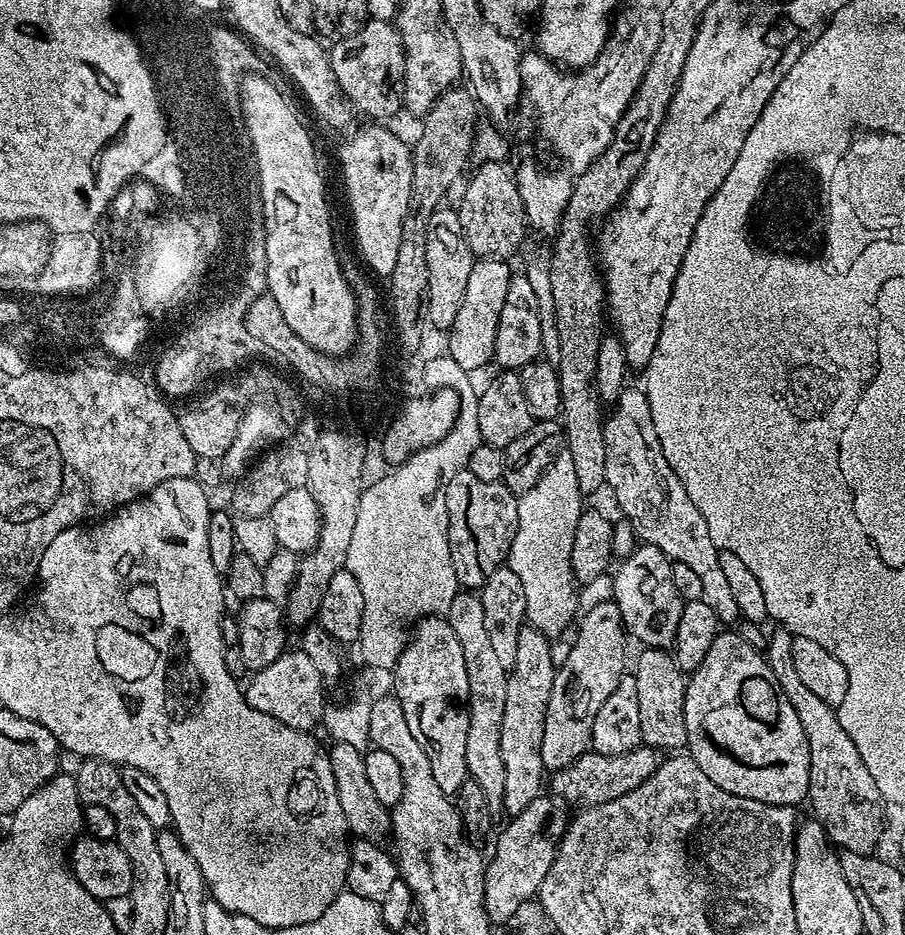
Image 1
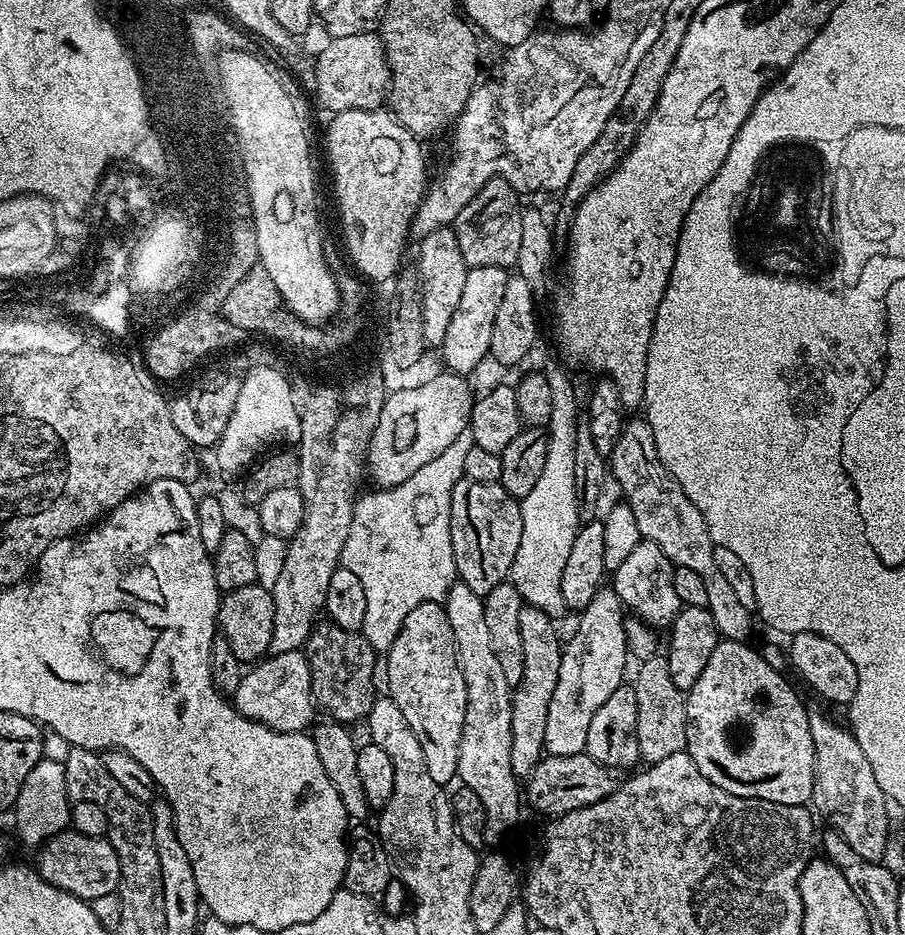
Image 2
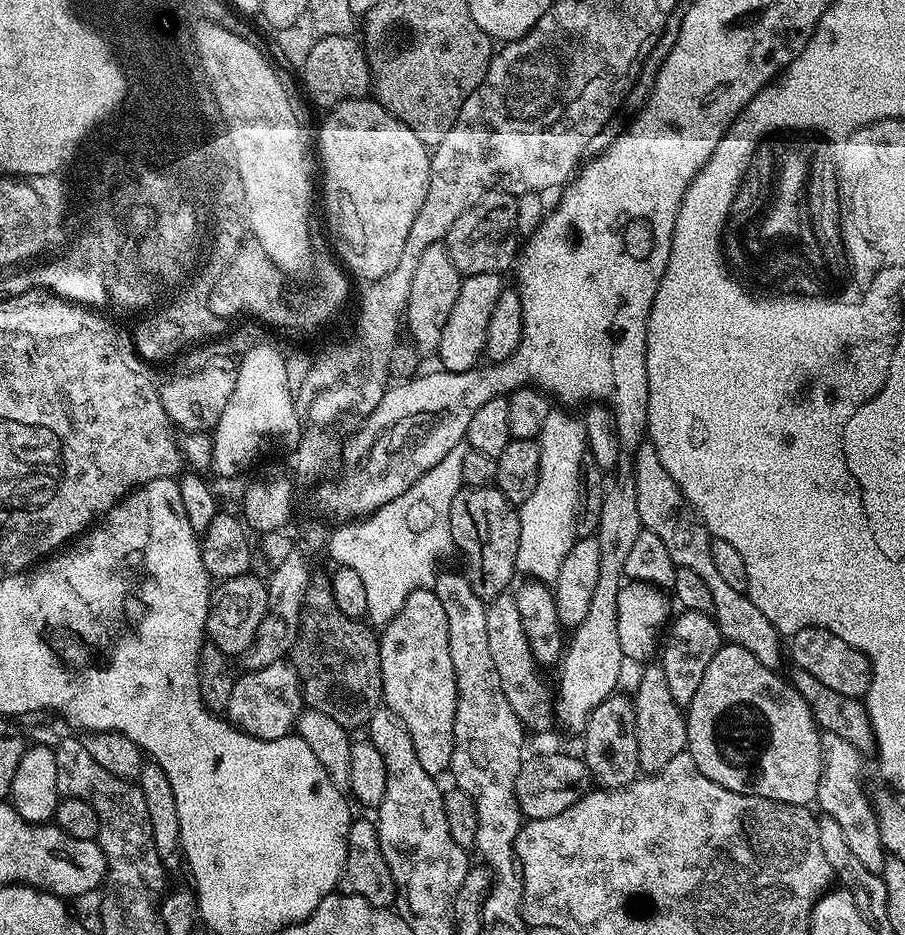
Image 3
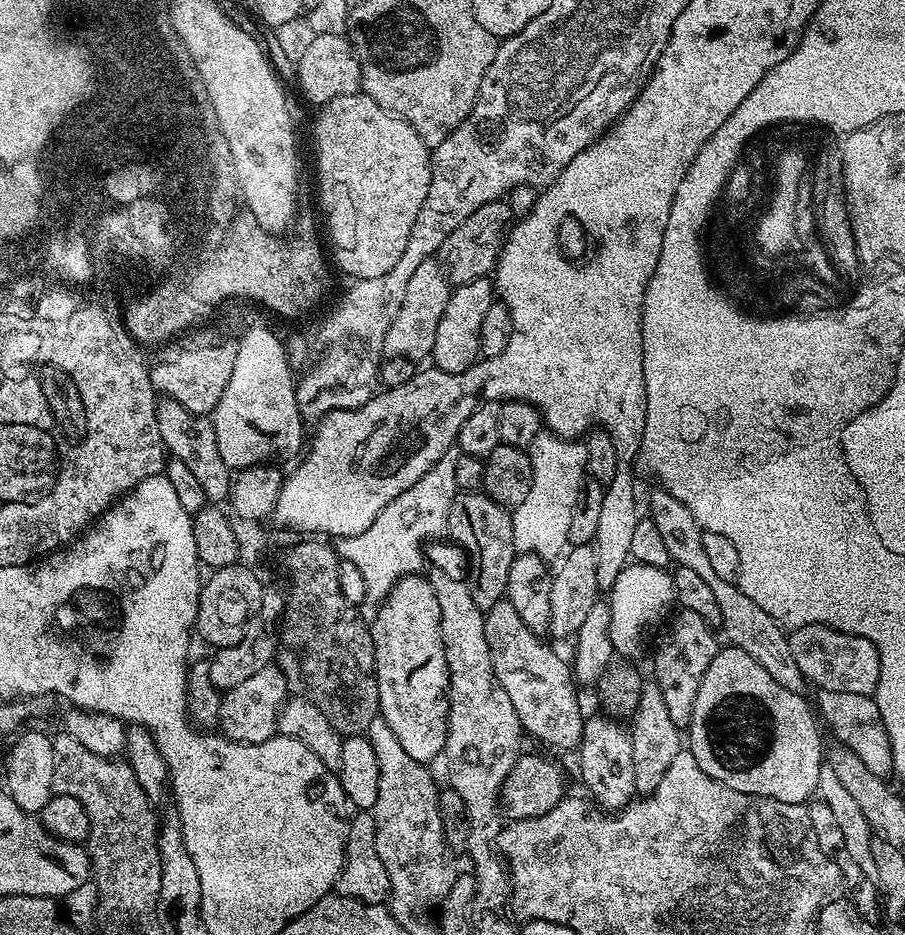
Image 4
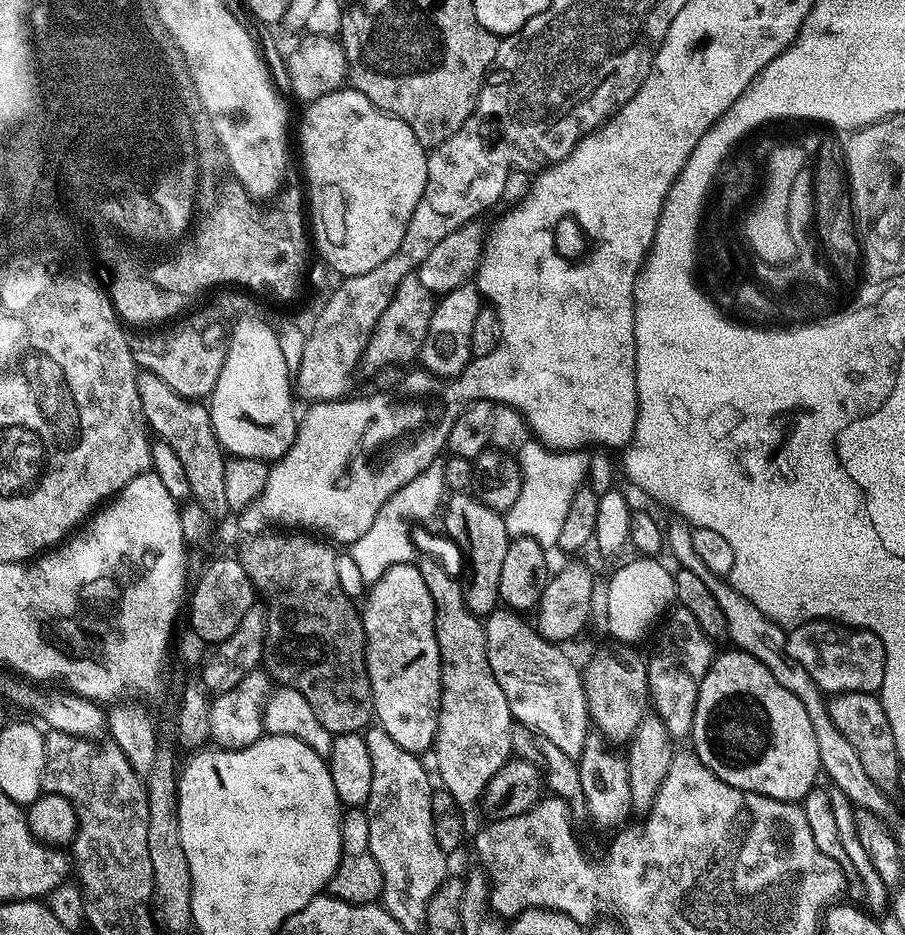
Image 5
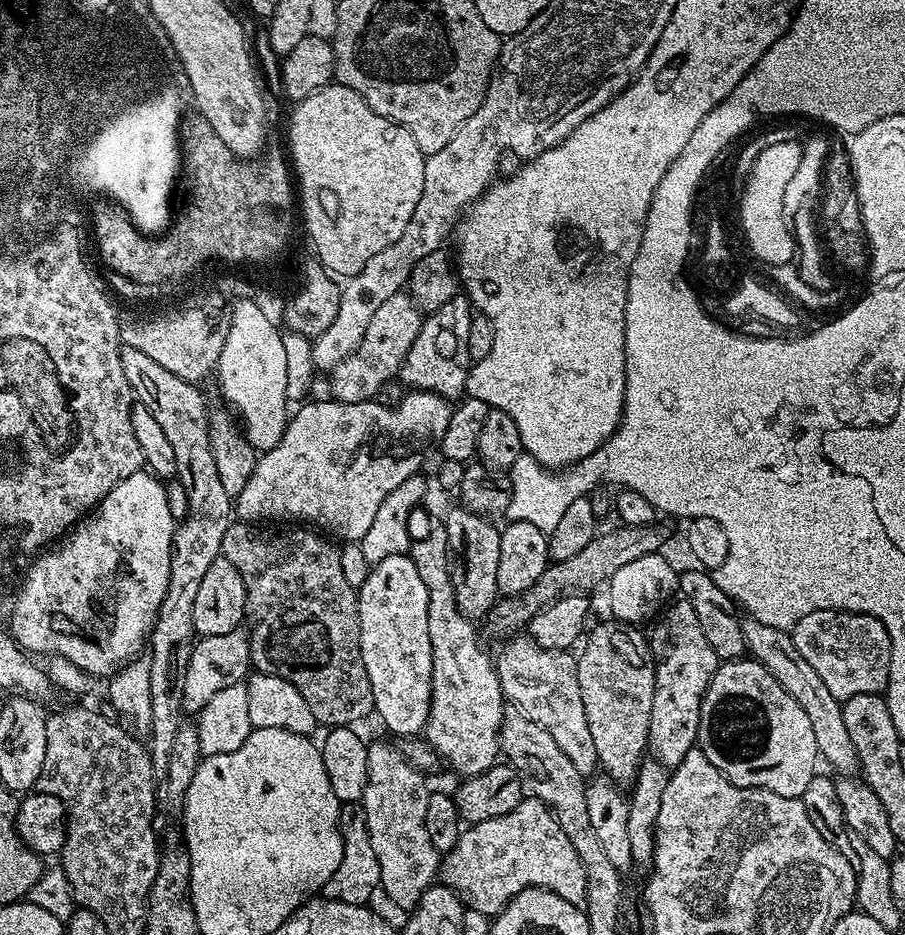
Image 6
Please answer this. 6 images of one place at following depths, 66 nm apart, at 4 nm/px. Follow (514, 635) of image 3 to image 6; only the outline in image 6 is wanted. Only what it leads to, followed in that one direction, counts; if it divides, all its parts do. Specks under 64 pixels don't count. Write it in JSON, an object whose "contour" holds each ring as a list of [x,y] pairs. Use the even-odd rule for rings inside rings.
{"contour":[[[524,634],[515,635],[503,644],[500,652],[495,653],[494,663],[505,699],[542,726],[580,774],[585,778],[593,775],[600,763],[578,687],[575,655],[569,651],[547,651]]]}

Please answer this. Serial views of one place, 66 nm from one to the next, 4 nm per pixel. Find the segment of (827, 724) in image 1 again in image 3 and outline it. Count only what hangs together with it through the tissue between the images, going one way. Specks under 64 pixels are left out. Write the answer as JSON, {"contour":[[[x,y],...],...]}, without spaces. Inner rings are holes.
{"contour":[[[821,731],[820,745],[822,746],[822,774],[818,782],[818,794],[815,803],[820,804],[820,812],[834,818],[838,826],[842,826],[846,843],[850,851],[860,859],[862,866],[871,872],[883,873],[886,853],[882,846],[882,834],[878,830],[876,809],[872,806],[869,793],[864,793],[860,785],[860,771],[863,770],[862,753],[850,742],[838,738],[838,734]]]}

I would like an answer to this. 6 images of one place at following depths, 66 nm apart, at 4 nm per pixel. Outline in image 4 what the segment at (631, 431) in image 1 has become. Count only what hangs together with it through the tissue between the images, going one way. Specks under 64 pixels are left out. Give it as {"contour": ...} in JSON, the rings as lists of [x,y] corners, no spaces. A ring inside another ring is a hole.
{"contour":[[[657,490],[648,496],[647,515],[654,526],[658,526],[658,534],[662,534],[662,542],[666,542],[669,557],[679,567],[695,570],[710,585],[720,611],[719,627],[724,628],[724,636],[728,639],[725,641],[733,648],[746,650],[746,654],[750,654],[750,658],[754,658],[754,662],[758,662],[758,666],[762,666],[762,670],[766,670],[770,678],[786,686],[786,690],[803,693],[806,681],[802,670],[798,670],[798,662],[794,662],[794,654],[790,654],[789,633],[777,620],[770,618],[770,614],[766,614],[762,606],[746,598],[739,584],[726,578],[718,578],[706,558],[706,550],[702,547],[702,529],[694,514],[690,514],[690,510],[686,510],[686,506],[682,506],[682,502],[678,502],[678,498],[674,498],[669,492]]]}

